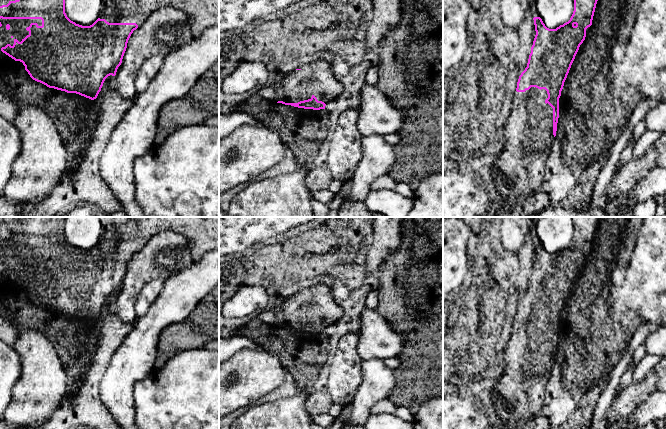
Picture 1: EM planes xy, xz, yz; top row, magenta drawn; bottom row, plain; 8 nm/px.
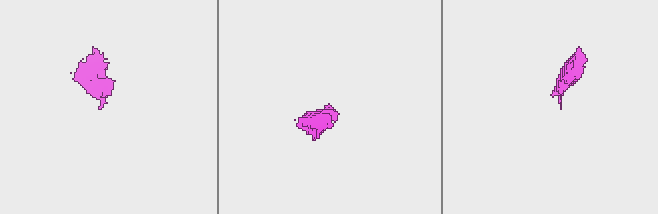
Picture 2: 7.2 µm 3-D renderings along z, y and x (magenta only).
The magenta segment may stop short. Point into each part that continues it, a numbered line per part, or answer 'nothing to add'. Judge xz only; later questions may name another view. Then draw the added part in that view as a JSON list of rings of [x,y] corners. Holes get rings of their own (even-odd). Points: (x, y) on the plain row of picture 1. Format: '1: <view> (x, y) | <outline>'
1: xz (316, 302) | [[[317,284],[301,289],[257,318],[266,324],[285,327],[298,327],[314,319],[318,325],[327,328],[344,315],[343,308],[331,295],[331,288],[326,284]]]

